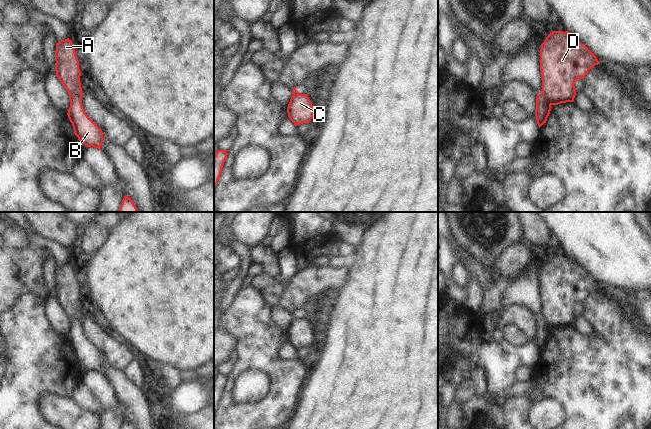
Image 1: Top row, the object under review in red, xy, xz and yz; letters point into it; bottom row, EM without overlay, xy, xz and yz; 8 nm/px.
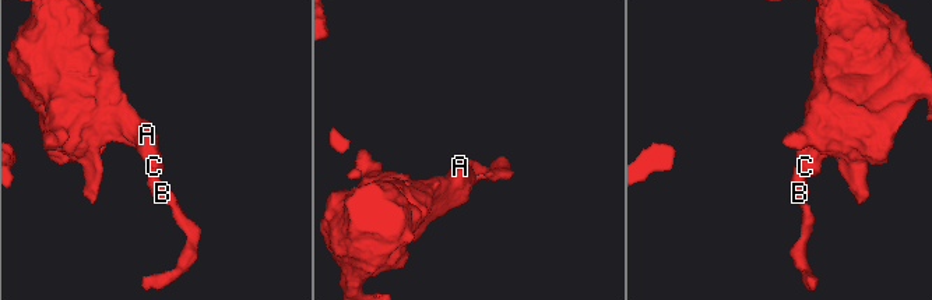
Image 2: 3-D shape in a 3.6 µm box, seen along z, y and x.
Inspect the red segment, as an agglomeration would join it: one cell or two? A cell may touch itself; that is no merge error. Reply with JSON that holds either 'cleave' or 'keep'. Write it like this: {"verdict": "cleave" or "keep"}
{"verdict": "cleave"}

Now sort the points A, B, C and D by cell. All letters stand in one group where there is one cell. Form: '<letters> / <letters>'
A C D / B

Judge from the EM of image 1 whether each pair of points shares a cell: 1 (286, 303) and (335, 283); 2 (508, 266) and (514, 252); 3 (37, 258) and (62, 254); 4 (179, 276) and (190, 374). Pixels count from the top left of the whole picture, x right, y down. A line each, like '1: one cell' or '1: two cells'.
1: one cell
2: one cell
3: two cells
4: two cells

